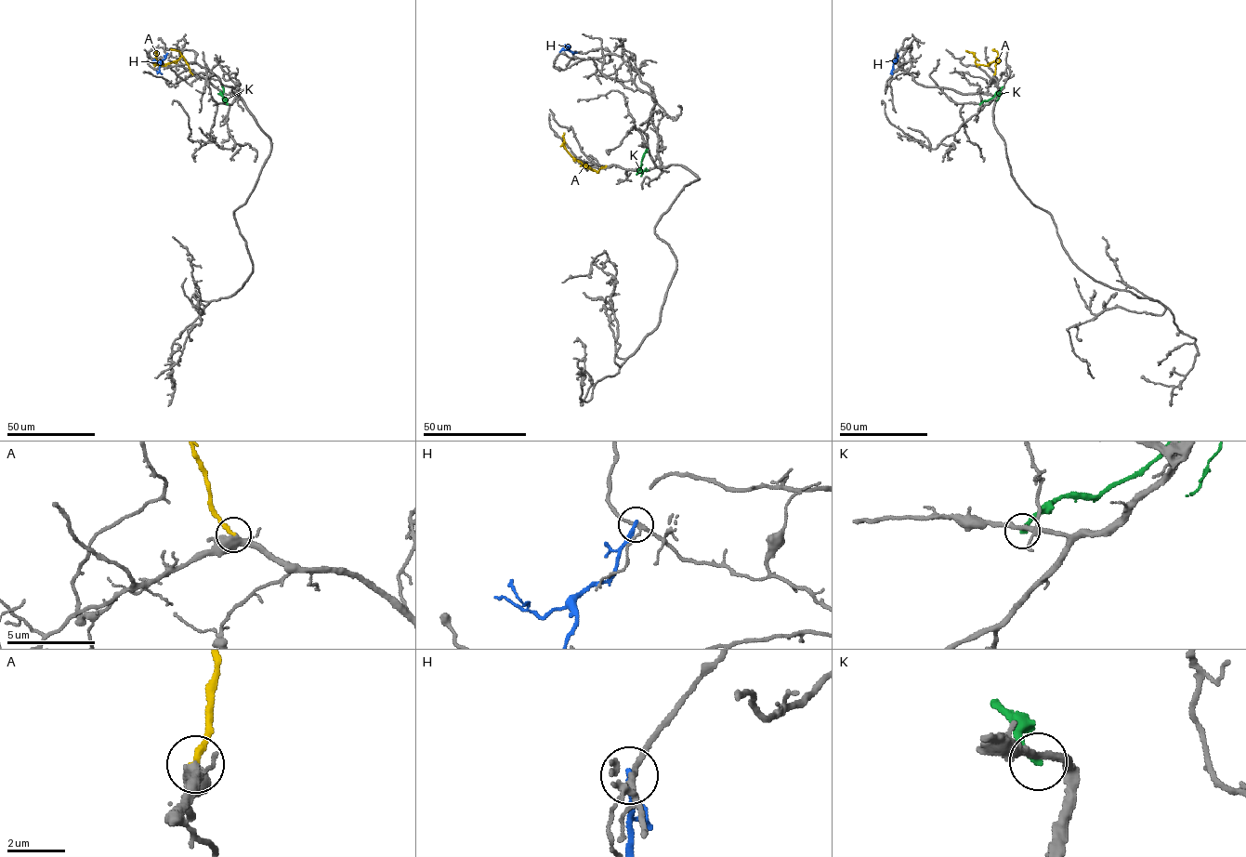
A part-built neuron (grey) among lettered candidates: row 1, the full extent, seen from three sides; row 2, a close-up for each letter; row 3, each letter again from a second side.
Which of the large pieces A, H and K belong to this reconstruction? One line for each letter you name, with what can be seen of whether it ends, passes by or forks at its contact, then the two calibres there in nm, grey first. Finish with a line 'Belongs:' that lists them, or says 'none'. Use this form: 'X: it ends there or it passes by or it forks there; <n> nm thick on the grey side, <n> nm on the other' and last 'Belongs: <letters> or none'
A: it ends there; 400 nm thick on the grey side, 240 nm on the other
Belongs: A

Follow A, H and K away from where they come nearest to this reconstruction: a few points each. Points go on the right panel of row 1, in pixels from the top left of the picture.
A: (994, 74), (1000, 60), (997, 57), (987, 65), (977, 64), (973, 53), (965, 50)
H: (897, 53), (892, 73)
K: (979, 104), (1000, 93), (996, 100)

